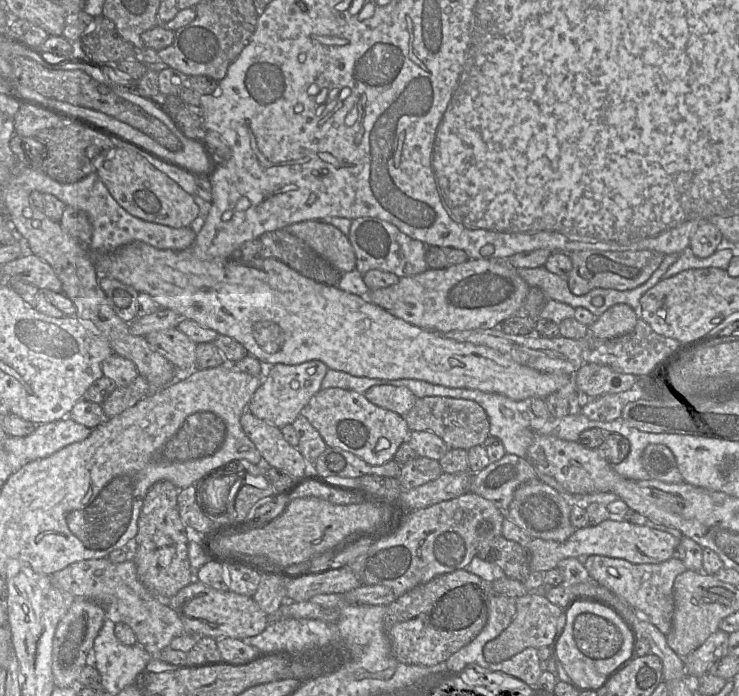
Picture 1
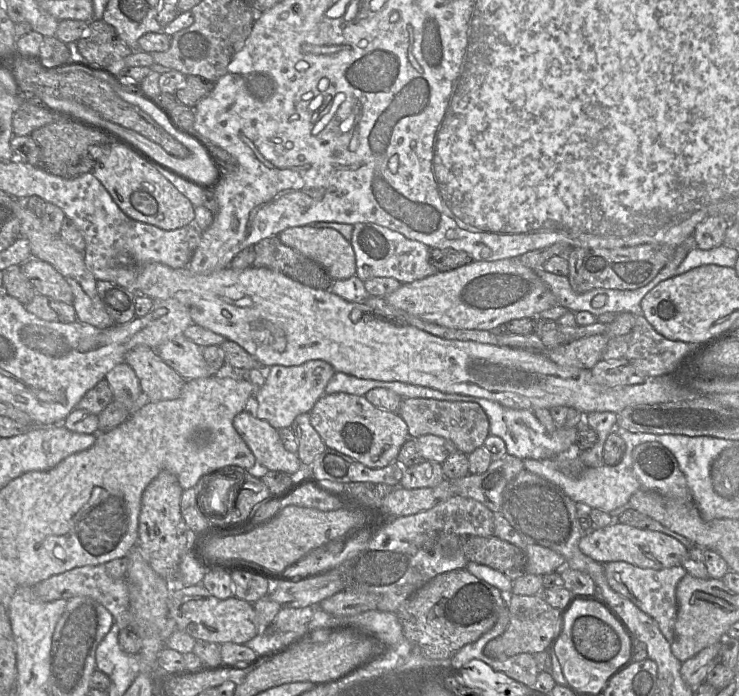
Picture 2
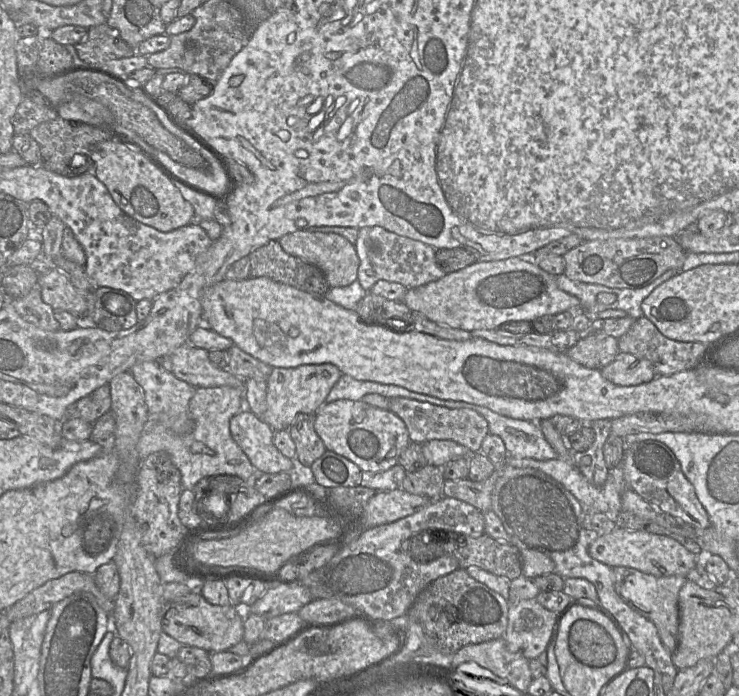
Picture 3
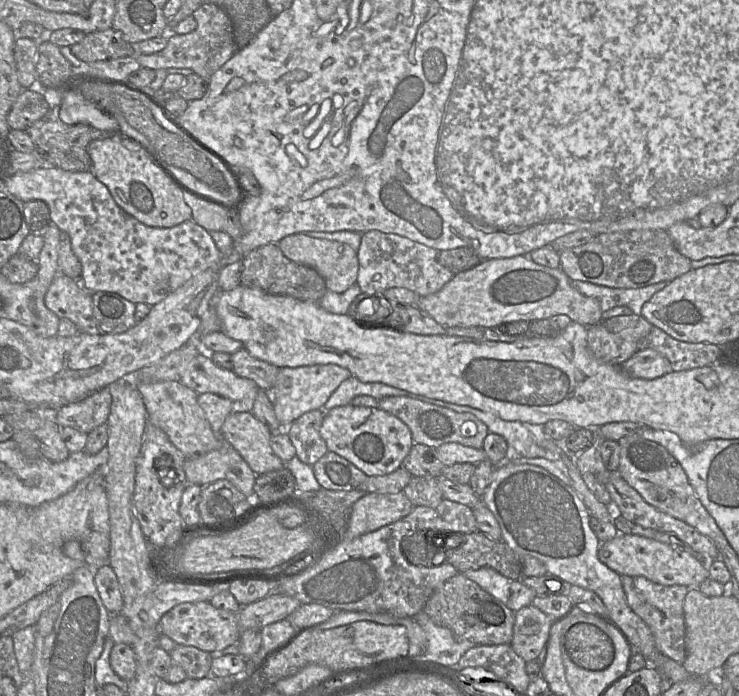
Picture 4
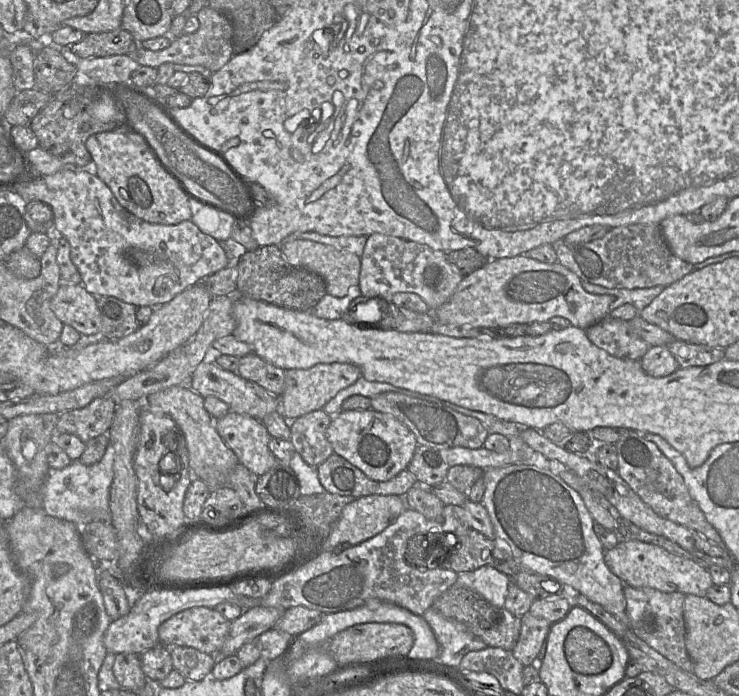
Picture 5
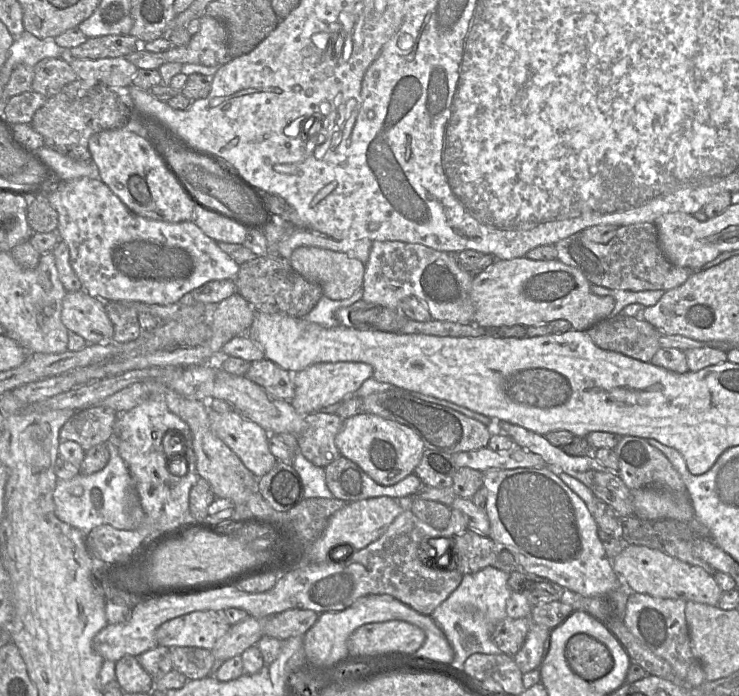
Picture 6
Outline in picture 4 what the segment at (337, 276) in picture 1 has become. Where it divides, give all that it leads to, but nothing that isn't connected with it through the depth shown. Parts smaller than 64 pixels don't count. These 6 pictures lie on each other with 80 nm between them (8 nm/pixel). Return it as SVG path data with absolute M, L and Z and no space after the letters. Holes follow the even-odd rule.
M275 243L252 250L244 256L241 263L241 285L270 295L289 296L306 302L319 302L328 291L324 278L315 269L291 261Z

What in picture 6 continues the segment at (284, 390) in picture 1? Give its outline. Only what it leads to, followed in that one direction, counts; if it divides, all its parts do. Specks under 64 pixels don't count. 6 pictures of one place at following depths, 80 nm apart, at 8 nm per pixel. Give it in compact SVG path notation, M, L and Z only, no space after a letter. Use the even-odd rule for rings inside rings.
M362 362L316 363L302 371L293 373L295 393L290 403L302 416L319 412L337 402L353 398L352 393L372 376L372 366Z

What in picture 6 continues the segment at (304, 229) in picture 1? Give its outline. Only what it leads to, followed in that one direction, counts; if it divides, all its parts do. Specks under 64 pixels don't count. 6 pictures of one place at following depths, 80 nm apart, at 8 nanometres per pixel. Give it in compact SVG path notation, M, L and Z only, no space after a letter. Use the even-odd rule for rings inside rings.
M300 246L292 252L289 263L298 274L320 284L323 294L332 300L347 299L363 285L365 264L344 252L313 246Z

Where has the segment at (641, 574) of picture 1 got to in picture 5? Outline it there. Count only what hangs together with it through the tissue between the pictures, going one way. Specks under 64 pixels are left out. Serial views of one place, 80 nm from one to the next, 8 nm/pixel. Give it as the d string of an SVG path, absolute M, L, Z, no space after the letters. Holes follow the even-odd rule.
M624 585L624 597L630 627L635 635L684 671L693 673L693 662L688 655L685 643L686 595L680 592L664 593L648 587L634 588Z

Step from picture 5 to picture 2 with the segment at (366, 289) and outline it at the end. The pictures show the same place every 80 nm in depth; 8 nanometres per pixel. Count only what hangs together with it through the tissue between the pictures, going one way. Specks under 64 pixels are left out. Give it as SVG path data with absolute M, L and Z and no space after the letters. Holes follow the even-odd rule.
M375 223L353 224L351 245L356 257L356 275L363 281L375 277L391 277L402 284L423 279L436 272L430 261L430 248L385 226Z

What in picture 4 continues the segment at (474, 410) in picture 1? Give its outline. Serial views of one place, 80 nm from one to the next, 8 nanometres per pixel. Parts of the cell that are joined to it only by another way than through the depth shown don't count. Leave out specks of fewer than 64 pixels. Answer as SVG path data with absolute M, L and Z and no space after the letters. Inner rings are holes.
M388 396L378 400L378 408L382 409L404 422L410 429L413 443L425 444L432 448L445 443L459 443L463 446L482 449L489 430L476 416L470 413L459 413L451 409L436 406L417 399L404 396ZM466 421L472 421L477 426L477 433L473 437L465 437L461 433L461 426Z

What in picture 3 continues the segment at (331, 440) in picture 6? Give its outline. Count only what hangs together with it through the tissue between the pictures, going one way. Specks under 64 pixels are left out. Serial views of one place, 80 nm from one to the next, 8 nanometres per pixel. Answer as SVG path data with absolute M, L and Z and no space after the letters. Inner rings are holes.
M298 414L288 427L296 446L296 457L304 466L321 457L326 447L314 429L315 414Z

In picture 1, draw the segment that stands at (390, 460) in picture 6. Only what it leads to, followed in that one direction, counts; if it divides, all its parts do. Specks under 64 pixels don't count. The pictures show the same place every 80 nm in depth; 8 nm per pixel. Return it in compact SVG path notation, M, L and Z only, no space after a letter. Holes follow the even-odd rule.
M341 388L321 389L301 414L319 432L328 447L350 452L373 466L394 459L397 449L407 441L411 432L399 414L371 403L363 394Z

